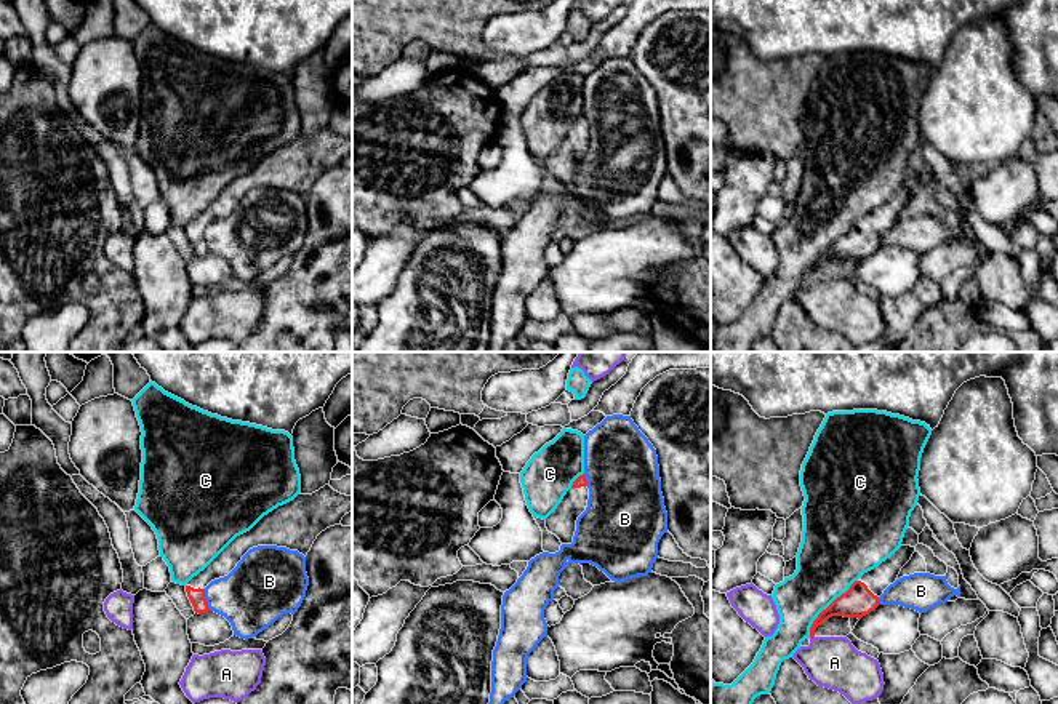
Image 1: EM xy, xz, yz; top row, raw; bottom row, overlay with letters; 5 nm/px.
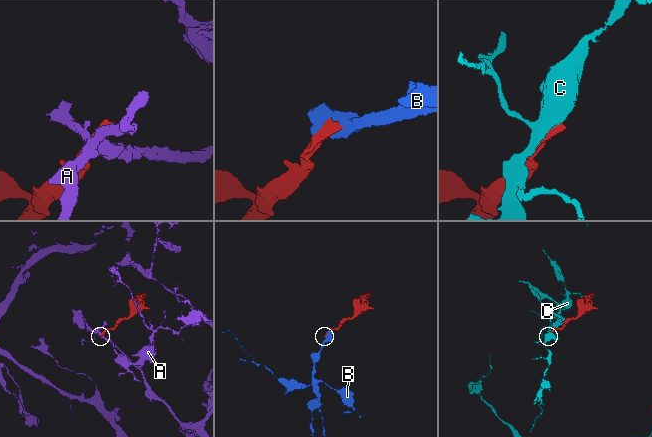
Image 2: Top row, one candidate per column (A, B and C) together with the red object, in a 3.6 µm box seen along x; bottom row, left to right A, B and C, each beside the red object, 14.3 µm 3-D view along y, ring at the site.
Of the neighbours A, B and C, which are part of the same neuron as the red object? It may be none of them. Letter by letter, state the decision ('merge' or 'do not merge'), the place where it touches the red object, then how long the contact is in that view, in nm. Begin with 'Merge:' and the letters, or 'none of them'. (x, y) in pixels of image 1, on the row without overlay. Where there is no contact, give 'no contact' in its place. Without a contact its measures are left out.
Merge: none of them
A: do not merge; meets red in yz at (812, 279); contact 30 nm long
B: do not merge; meets red in xy at (205, 242); contact 120 nm long
C: do not merge; meets red in yz at (828, 248); contact 380 nm long

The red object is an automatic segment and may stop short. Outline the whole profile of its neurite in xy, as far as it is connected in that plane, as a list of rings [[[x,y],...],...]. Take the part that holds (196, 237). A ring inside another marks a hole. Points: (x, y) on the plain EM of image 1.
[[[325,126],[312,136],[298,136],[264,157],[250,173],[237,178],[203,213],[186,226],[194,253],[208,254],[205,229],[227,218],[242,198],[258,187],[277,187],[298,192],[304,198],[317,178],[330,168],[339,166],[352,152],[352,138]]]

